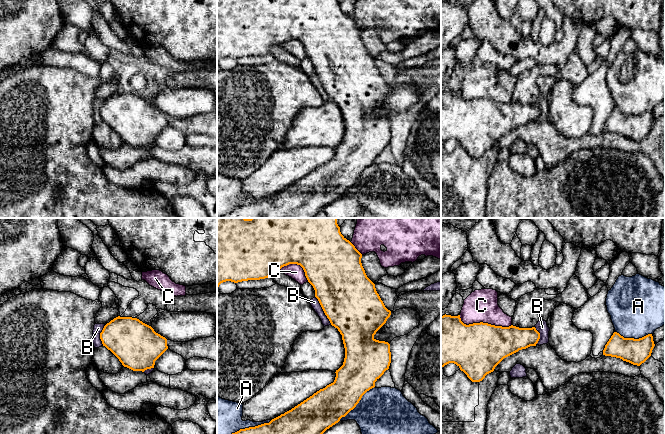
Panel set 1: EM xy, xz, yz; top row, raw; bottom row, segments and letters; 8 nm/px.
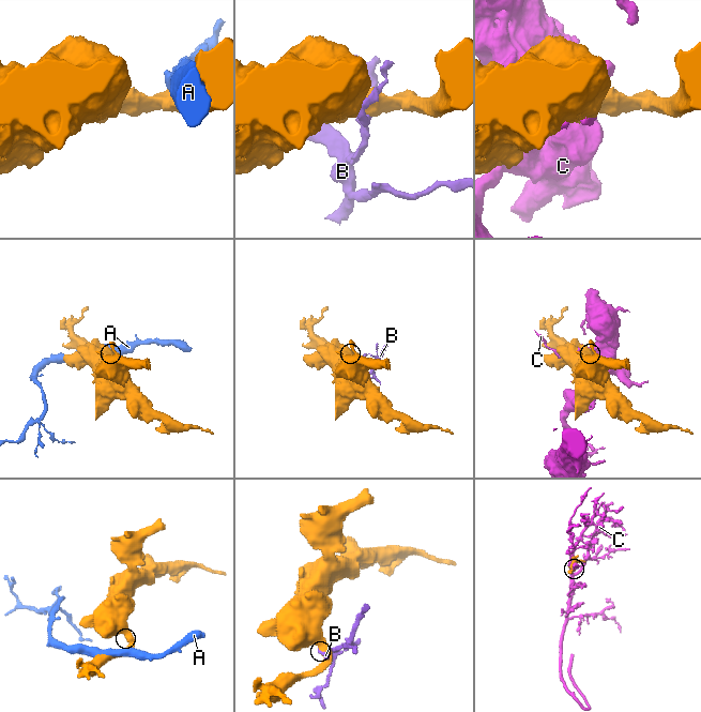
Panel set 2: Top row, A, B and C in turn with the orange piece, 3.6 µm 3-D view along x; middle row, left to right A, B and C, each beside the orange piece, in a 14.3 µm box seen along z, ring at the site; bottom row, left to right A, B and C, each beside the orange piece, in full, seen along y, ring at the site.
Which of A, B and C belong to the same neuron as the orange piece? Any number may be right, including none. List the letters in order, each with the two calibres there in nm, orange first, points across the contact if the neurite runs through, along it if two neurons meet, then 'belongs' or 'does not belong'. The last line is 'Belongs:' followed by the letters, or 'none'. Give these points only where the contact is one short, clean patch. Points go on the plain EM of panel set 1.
A: 300/440 nm | does not belong
B: 460/70 nm | does not belong
C: 400/260 nm | does not belong
Belongs: none

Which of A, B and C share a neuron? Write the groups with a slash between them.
A / B / C

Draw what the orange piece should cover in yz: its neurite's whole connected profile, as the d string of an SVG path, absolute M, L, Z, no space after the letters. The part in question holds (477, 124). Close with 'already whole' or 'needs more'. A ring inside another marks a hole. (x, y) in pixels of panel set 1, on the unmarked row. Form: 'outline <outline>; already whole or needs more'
outline M445 90L441 92L441 143L454 139L472 158L480 158L504 134L519 126L536 122L539 115L540 109L535 103L502 103L483 98L466 101L461 97L460 91Z; already whole

